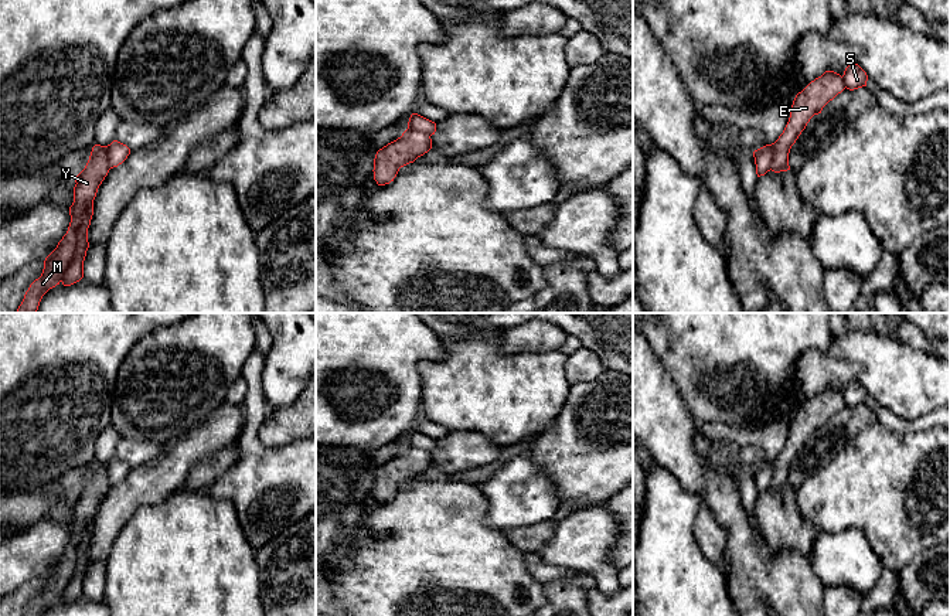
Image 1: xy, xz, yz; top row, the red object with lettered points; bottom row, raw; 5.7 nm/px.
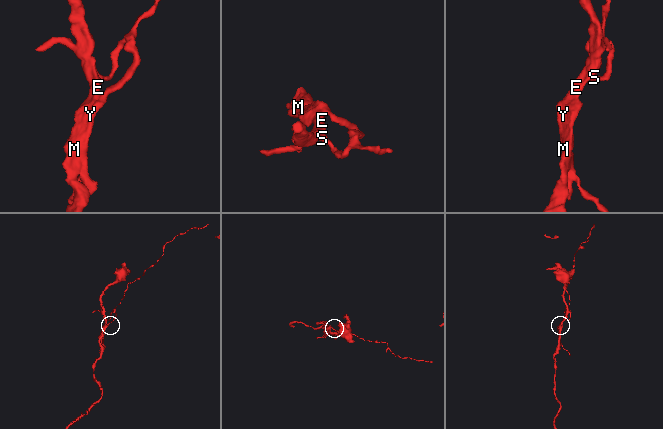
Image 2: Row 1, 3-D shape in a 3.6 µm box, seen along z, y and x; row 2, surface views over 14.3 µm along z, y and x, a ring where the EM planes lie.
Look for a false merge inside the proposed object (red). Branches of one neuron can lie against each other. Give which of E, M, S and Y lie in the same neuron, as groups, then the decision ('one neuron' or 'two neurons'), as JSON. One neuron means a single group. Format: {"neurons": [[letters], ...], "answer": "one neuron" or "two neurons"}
{"neurons": [["E", "M", "Y"], ["S"]], "answer": "two neurons"}

